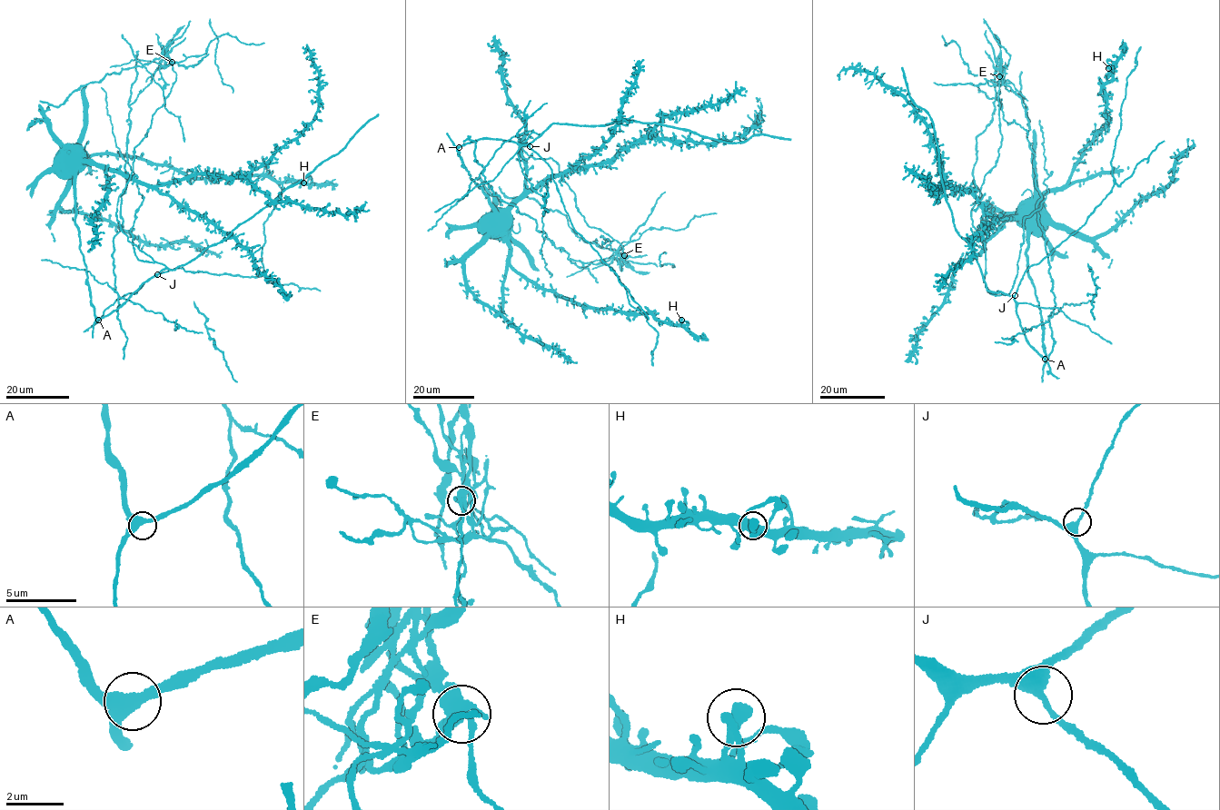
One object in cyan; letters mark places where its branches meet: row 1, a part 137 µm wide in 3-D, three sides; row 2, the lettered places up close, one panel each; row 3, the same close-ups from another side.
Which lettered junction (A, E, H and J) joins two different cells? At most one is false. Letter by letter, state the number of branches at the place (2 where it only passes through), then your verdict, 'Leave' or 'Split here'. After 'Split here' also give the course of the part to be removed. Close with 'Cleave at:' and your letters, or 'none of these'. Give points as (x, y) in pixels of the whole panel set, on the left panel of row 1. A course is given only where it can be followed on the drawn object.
A: Branches: 3. Leave
E: Branches: 3. Split here
H: Branches: 3. Leave
J: Branches: 3. Leave
Cleave at: E

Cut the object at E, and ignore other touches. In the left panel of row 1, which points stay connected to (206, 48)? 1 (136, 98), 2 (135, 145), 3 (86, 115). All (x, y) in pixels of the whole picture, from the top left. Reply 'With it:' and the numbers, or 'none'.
With it: 1

